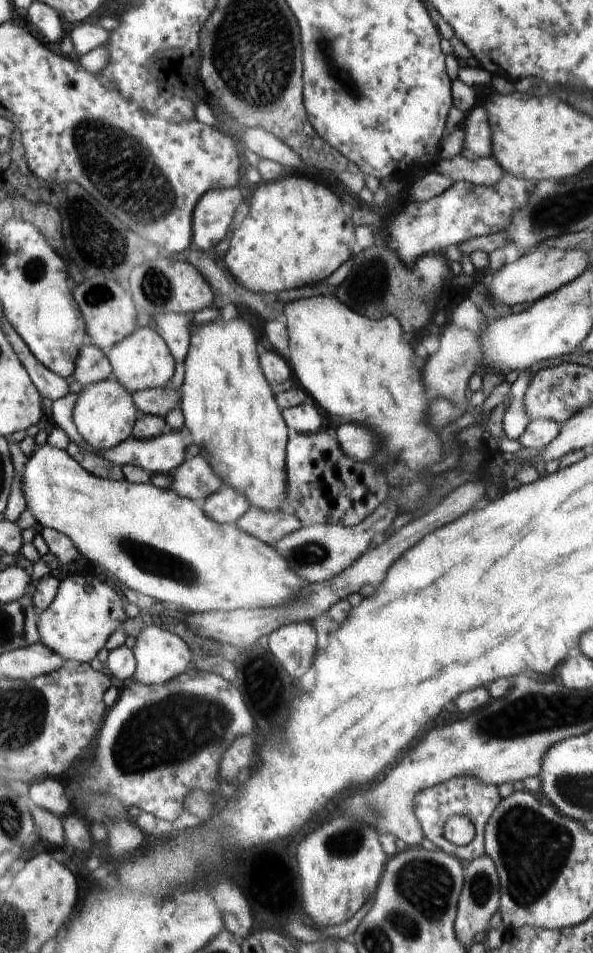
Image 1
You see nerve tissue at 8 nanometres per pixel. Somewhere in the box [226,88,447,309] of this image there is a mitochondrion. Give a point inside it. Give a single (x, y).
(370, 281)

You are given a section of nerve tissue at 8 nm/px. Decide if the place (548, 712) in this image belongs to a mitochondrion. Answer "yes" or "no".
yes

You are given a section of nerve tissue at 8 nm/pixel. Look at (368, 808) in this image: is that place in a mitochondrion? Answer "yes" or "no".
yes

